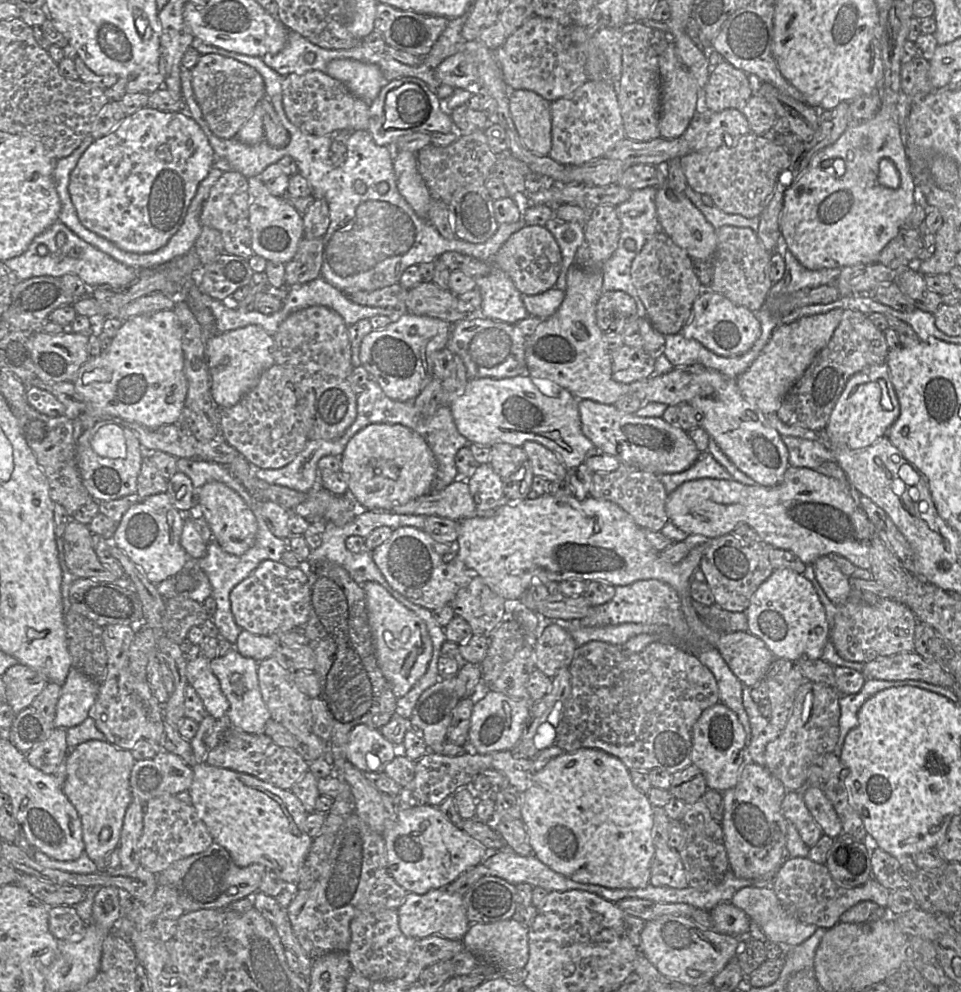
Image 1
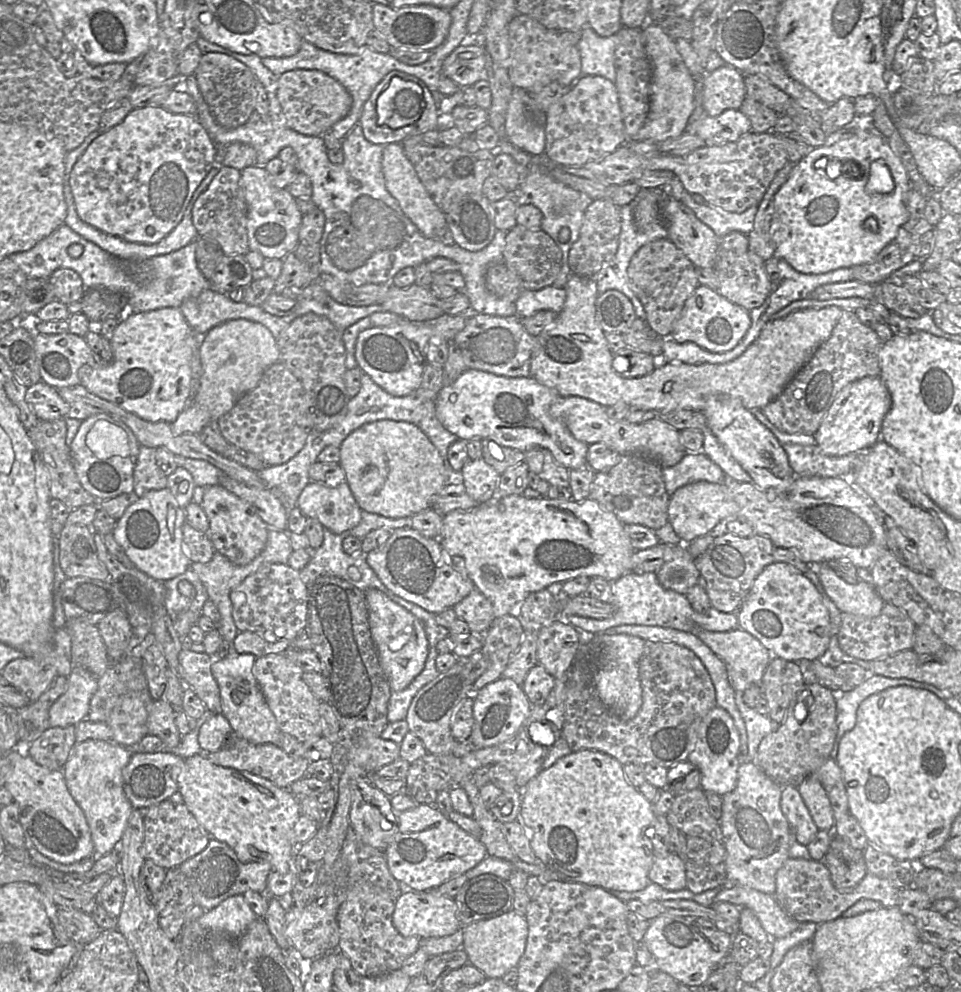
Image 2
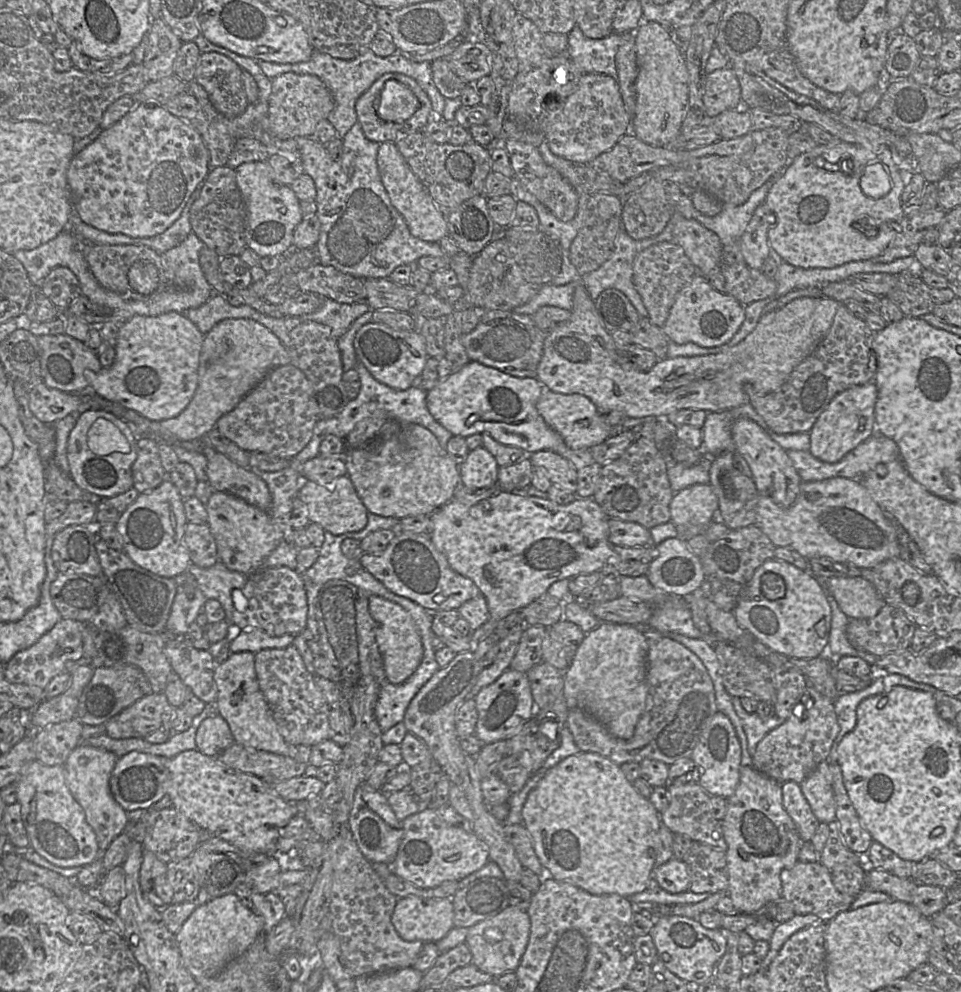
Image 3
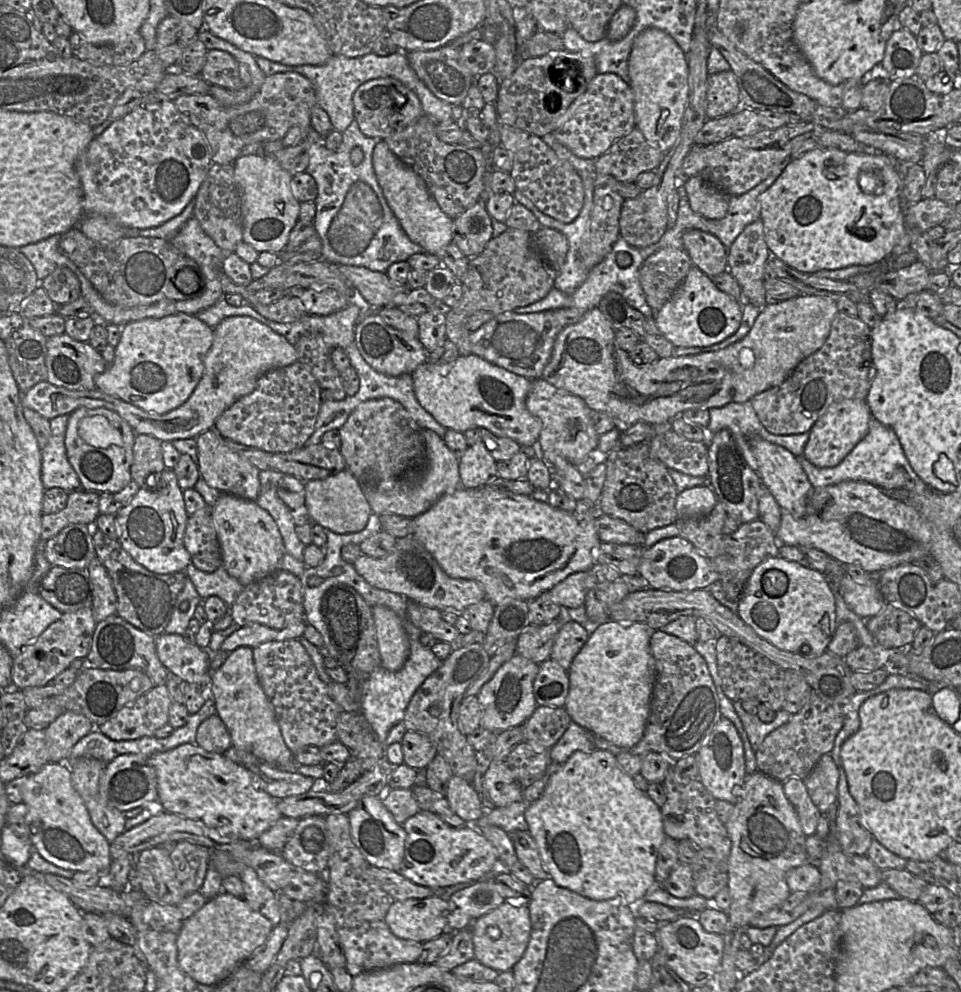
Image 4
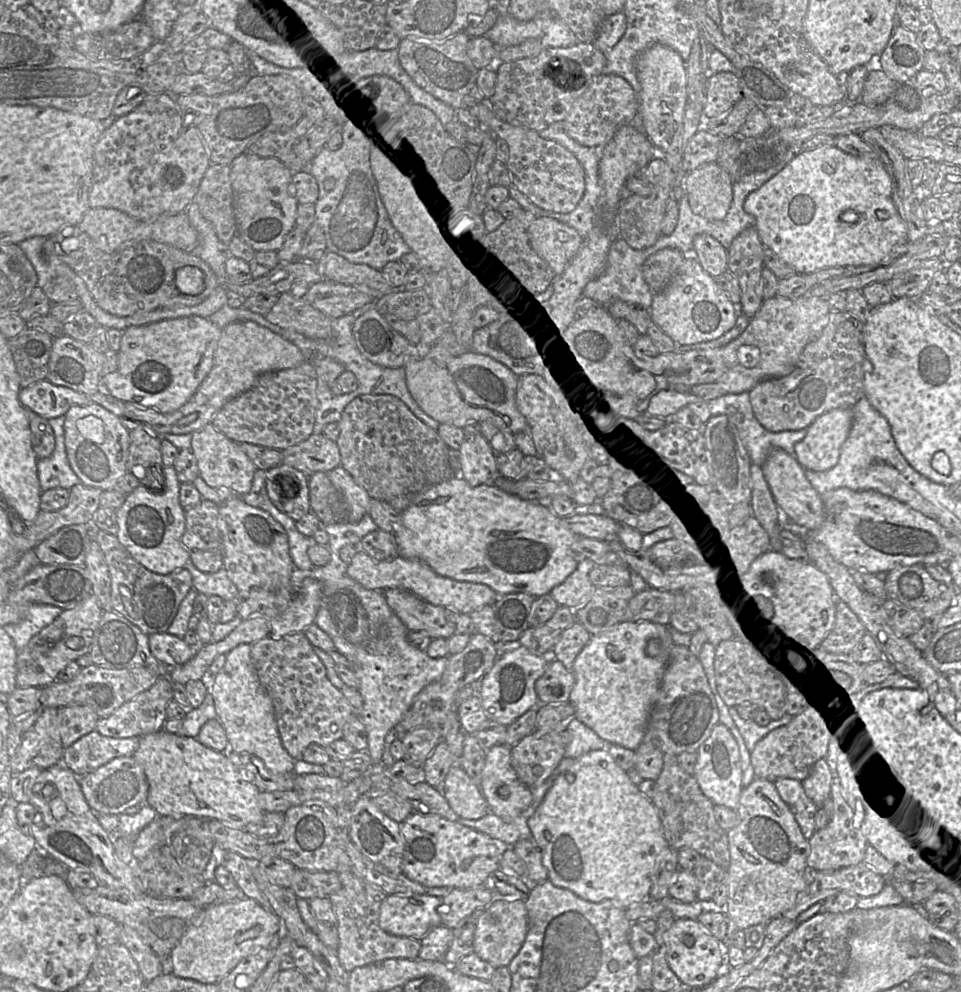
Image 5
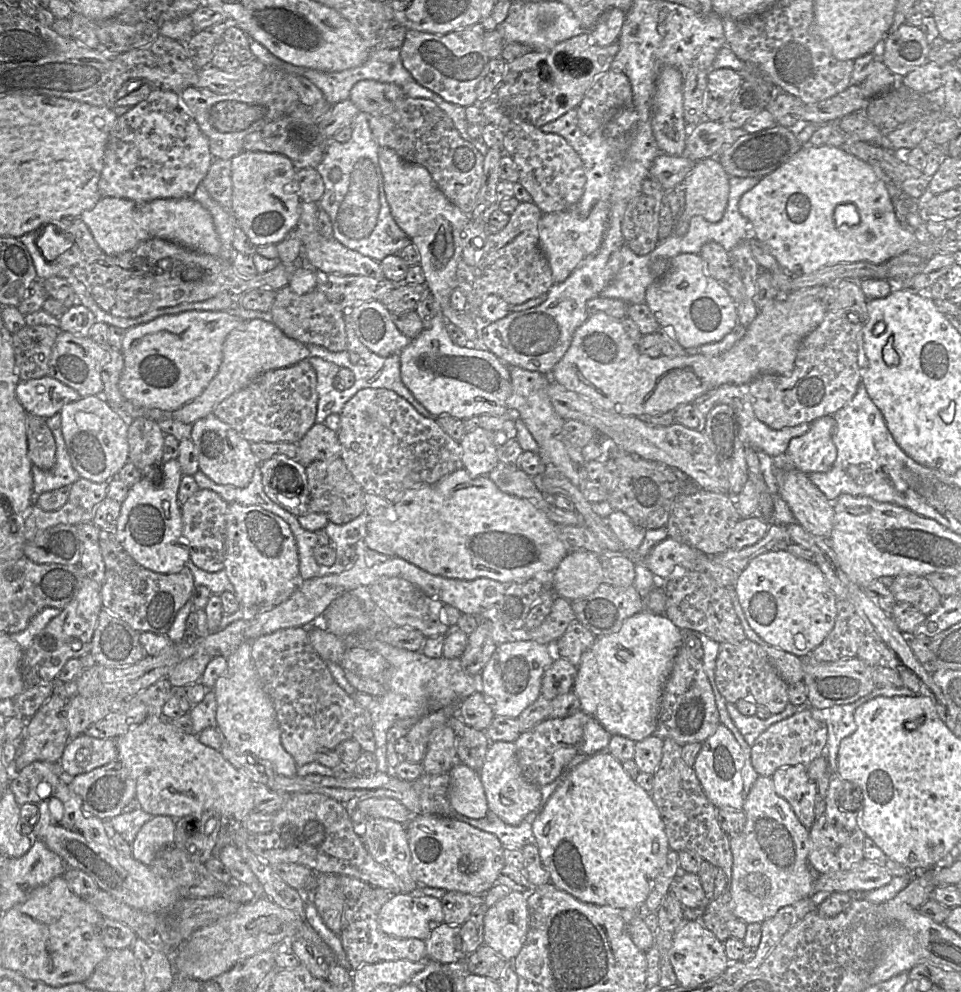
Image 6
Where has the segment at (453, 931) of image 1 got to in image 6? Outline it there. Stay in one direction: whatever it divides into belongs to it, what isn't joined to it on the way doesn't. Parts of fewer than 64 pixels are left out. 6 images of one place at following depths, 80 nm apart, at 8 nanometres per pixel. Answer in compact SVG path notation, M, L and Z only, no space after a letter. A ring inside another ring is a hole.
M414 894L392 895L381 907L376 916L378 932L392 939L426 940L430 932L443 923L441 901L430 896L415 896Z

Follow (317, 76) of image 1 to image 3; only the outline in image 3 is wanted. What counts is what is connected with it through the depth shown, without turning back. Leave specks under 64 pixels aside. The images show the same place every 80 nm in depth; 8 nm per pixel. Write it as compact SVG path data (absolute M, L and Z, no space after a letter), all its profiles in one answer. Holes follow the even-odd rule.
M282 73L271 79L271 87L268 113L260 122L264 131L280 140L314 135L317 124L328 119L334 109L331 92L316 75Z

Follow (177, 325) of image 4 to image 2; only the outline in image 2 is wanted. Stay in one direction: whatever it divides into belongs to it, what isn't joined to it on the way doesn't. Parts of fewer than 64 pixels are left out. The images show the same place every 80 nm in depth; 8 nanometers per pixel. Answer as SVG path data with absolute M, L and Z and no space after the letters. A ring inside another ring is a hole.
M165 307L152 311L124 314L124 318L119 321L113 337L110 340L113 359L109 363L101 363L98 355L96 365L83 365L78 371L78 376L80 379L79 385L86 388L90 393L104 400L115 403L124 410L134 413L146 421L172 423L177 419L179 414L184 410L191 399L191 359L195 347L195 334L197 333L192 330L178 308Z

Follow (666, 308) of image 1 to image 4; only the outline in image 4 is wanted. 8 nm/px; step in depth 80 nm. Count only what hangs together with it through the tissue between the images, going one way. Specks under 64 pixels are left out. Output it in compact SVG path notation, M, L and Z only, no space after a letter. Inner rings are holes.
M663 248L649 256L640 268L640 283L654 314L683 283L693 263L684 249Z

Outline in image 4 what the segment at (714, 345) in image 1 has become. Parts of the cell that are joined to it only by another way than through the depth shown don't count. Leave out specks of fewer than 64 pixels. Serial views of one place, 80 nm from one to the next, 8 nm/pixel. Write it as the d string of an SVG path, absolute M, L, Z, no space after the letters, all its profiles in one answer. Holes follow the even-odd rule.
M692 266L683 283L654 314L656 325L675 347L707 347L733 335L740 327L743 306L719 290L713 278Z

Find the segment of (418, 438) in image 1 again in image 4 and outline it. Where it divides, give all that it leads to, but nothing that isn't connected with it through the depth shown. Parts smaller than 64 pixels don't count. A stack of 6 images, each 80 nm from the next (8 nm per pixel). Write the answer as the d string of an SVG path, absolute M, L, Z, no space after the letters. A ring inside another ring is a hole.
M423 429L425 456L422 463L408 470L387 492L379 492L374 486L362 486L363 493L373 513L395 514L415 518L428 511L444 495L465 488L461 484L459 458L447 447L443 439L430 429Z

